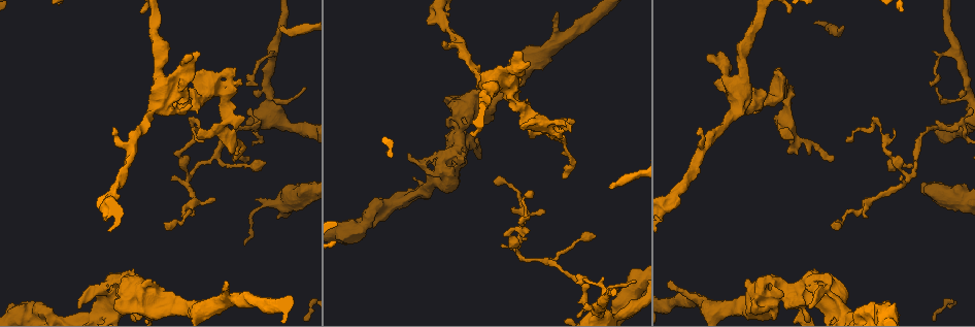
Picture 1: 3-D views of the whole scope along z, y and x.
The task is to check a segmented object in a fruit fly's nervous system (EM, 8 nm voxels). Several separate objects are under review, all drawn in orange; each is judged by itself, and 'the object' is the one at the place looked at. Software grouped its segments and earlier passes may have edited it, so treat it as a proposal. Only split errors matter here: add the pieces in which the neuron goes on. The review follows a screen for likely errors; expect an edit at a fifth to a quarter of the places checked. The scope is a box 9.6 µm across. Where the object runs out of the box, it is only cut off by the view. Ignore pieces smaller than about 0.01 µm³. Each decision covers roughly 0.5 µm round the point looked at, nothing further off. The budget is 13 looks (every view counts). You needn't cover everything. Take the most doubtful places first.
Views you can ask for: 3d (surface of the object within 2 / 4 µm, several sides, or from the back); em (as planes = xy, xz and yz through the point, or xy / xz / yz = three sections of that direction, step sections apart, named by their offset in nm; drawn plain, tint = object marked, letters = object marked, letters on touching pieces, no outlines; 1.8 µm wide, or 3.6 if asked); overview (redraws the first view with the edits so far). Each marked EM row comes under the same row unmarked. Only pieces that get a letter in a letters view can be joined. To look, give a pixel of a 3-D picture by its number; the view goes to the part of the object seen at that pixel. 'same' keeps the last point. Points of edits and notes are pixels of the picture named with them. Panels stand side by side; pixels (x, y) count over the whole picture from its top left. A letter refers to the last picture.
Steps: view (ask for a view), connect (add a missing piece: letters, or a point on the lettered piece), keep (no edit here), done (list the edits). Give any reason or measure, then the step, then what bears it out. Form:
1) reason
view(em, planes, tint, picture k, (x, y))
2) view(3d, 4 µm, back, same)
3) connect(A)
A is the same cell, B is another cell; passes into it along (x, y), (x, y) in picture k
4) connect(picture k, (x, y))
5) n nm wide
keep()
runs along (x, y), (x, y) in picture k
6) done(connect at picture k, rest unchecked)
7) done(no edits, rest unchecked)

free end
view(em, xy, step 16, letters, picture 1, (282, 25))

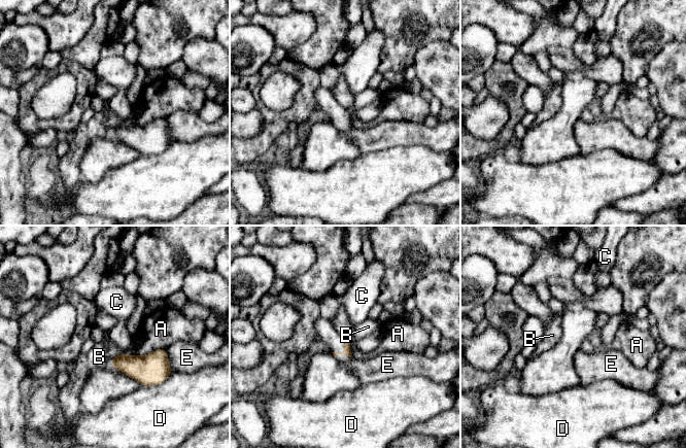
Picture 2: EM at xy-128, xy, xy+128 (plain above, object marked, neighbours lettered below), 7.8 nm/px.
keep()
A, B, C, D and E are other cells; none of them fits

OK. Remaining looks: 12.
an open end
view(em, xz, step 8, letters, picture 1, (707, 54))

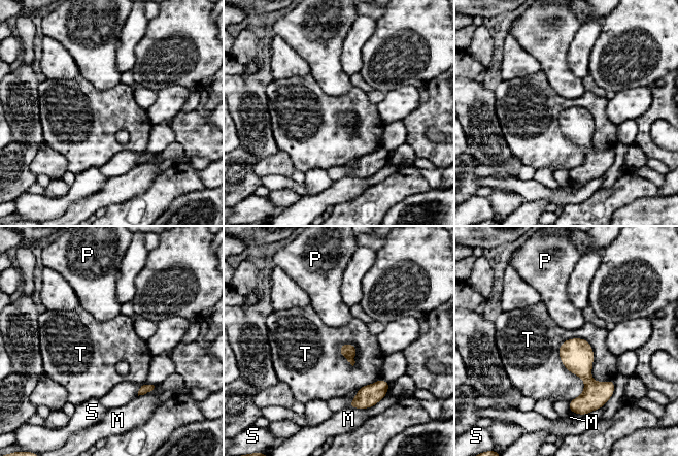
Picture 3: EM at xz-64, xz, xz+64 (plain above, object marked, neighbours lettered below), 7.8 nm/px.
view(em, planes, letters, same)

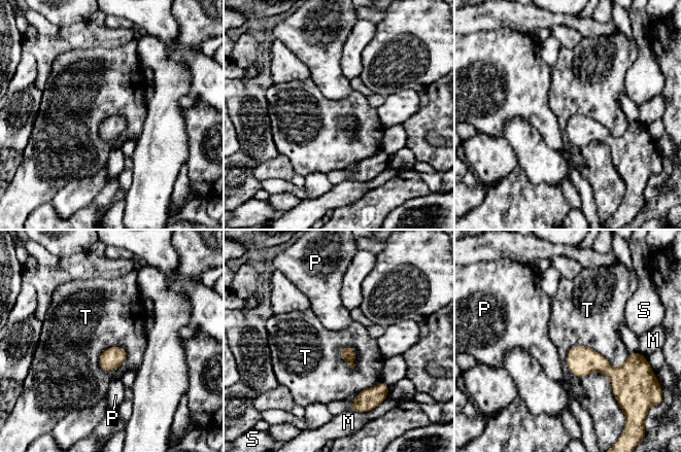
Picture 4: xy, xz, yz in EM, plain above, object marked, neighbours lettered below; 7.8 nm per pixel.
110 nm wide
keep()
M, P, S and T are other cells; border along (628, 352), (565, 359) in picture 4; none of them fits

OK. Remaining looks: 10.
free end
view(em, planes, letters, picture 1, (234, 68))

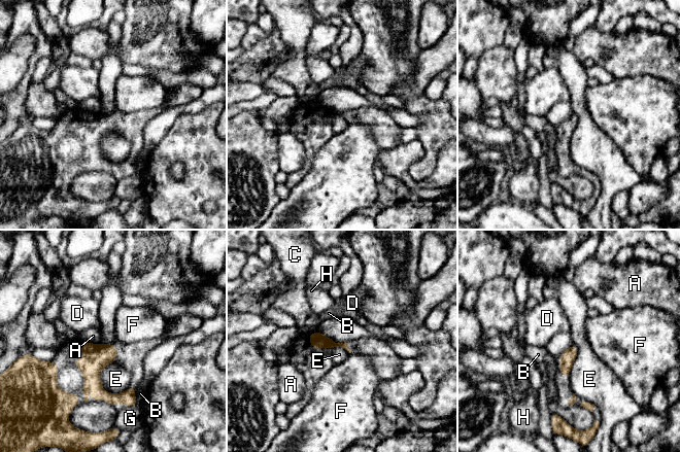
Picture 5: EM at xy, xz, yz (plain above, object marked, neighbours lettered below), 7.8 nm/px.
E touches over 260 nm
keep()
A, B, C, D, E, F, G and H are other cells; no lettered piece goes on from it

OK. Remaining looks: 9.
free end
view(3d, 4 µm, picture 1, (132, 270))

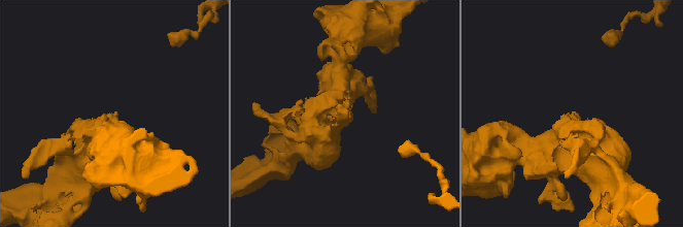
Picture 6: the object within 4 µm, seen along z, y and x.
now the EM
view(em, xz, step 16, tint, picture 6, (575, 111))

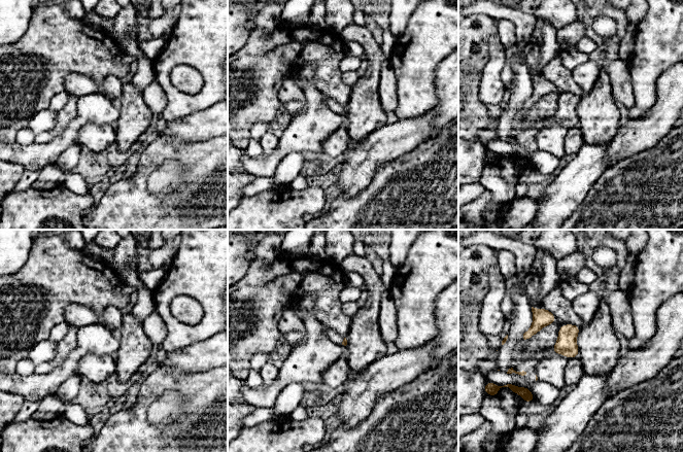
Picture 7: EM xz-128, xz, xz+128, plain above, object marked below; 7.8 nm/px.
view(em, xz, step 16, letters, same)

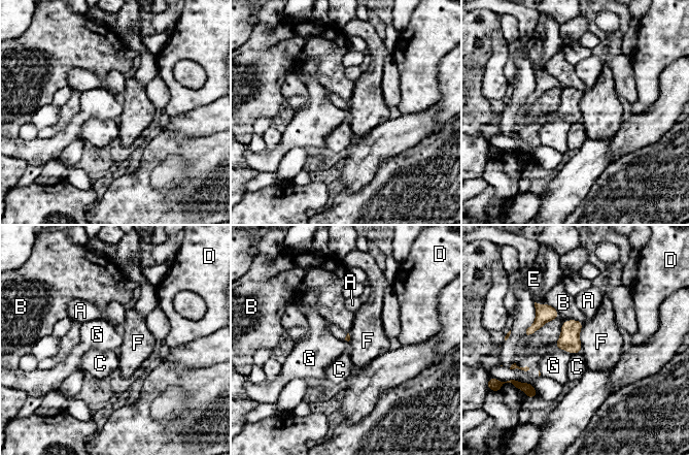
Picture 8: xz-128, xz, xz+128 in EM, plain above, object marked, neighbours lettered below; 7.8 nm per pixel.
keep()
A, B, C, D, E, F and G are other cells; border along (556, 349), (564, 349), (572, 354) in picture 8; none of them fits

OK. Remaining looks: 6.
thin neck
view(3d, 2 µm, picture 1, (514, 191))

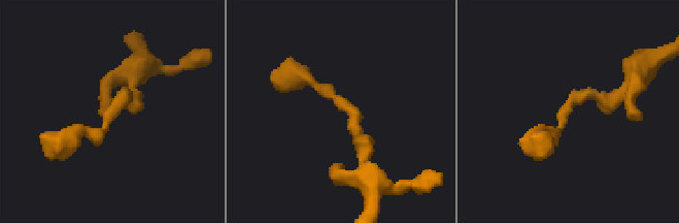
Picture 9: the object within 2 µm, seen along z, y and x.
shape alone is not enough
view(em, planes, tint, picture 9, (564, 122))

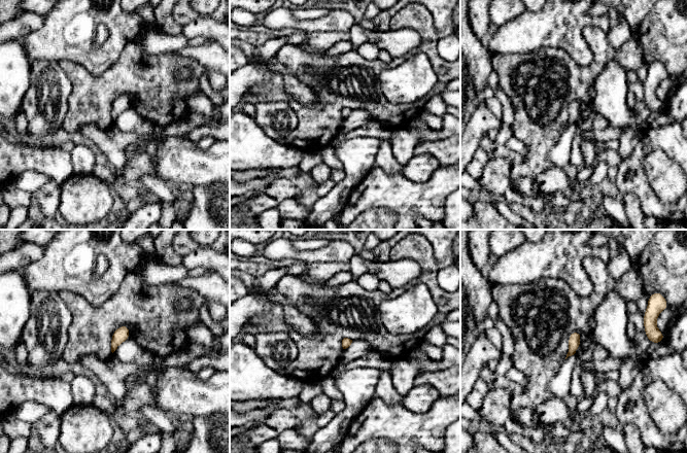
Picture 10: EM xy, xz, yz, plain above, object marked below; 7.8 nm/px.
what lies round it
view(em, planes, letters, same)

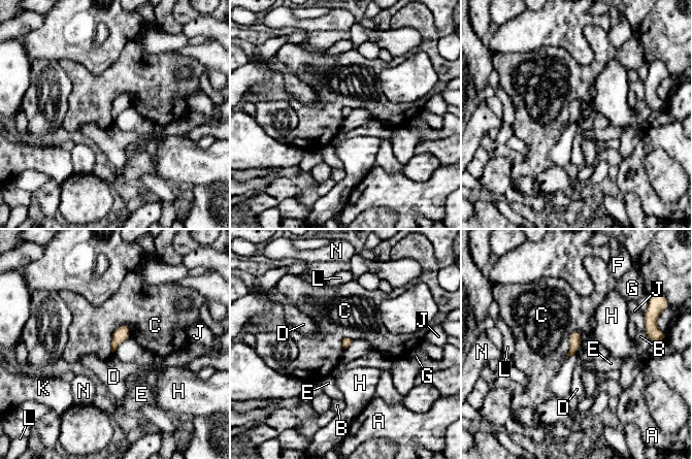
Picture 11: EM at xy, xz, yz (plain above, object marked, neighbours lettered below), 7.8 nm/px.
70 nm wide
keep()
A, B, C, D, E, F, G, H, J, K, L and N are other cells; border along (127, 324), (113, 331), (111, 352) in picture 11; none of them fits

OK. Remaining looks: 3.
free end
view(em, yz, step 4, tint, picture 1, (901, 180))

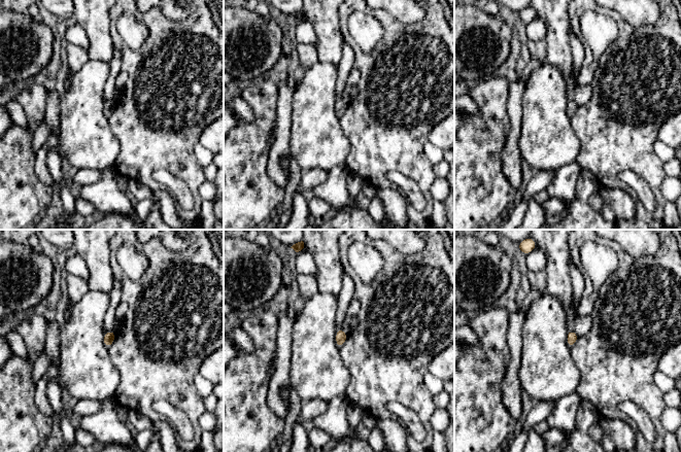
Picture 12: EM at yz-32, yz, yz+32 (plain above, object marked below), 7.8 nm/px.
another direction
view(em, planes, letters, same)

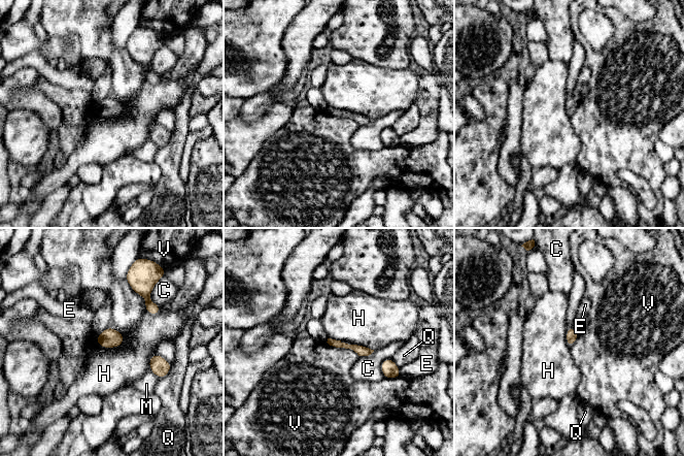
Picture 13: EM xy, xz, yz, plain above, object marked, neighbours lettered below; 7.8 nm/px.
80 nm wide
keep()
C, E, H, M, Q and V are other cells; no lettered piece goes on from it

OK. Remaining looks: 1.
done(no edits, rest unchecked)

